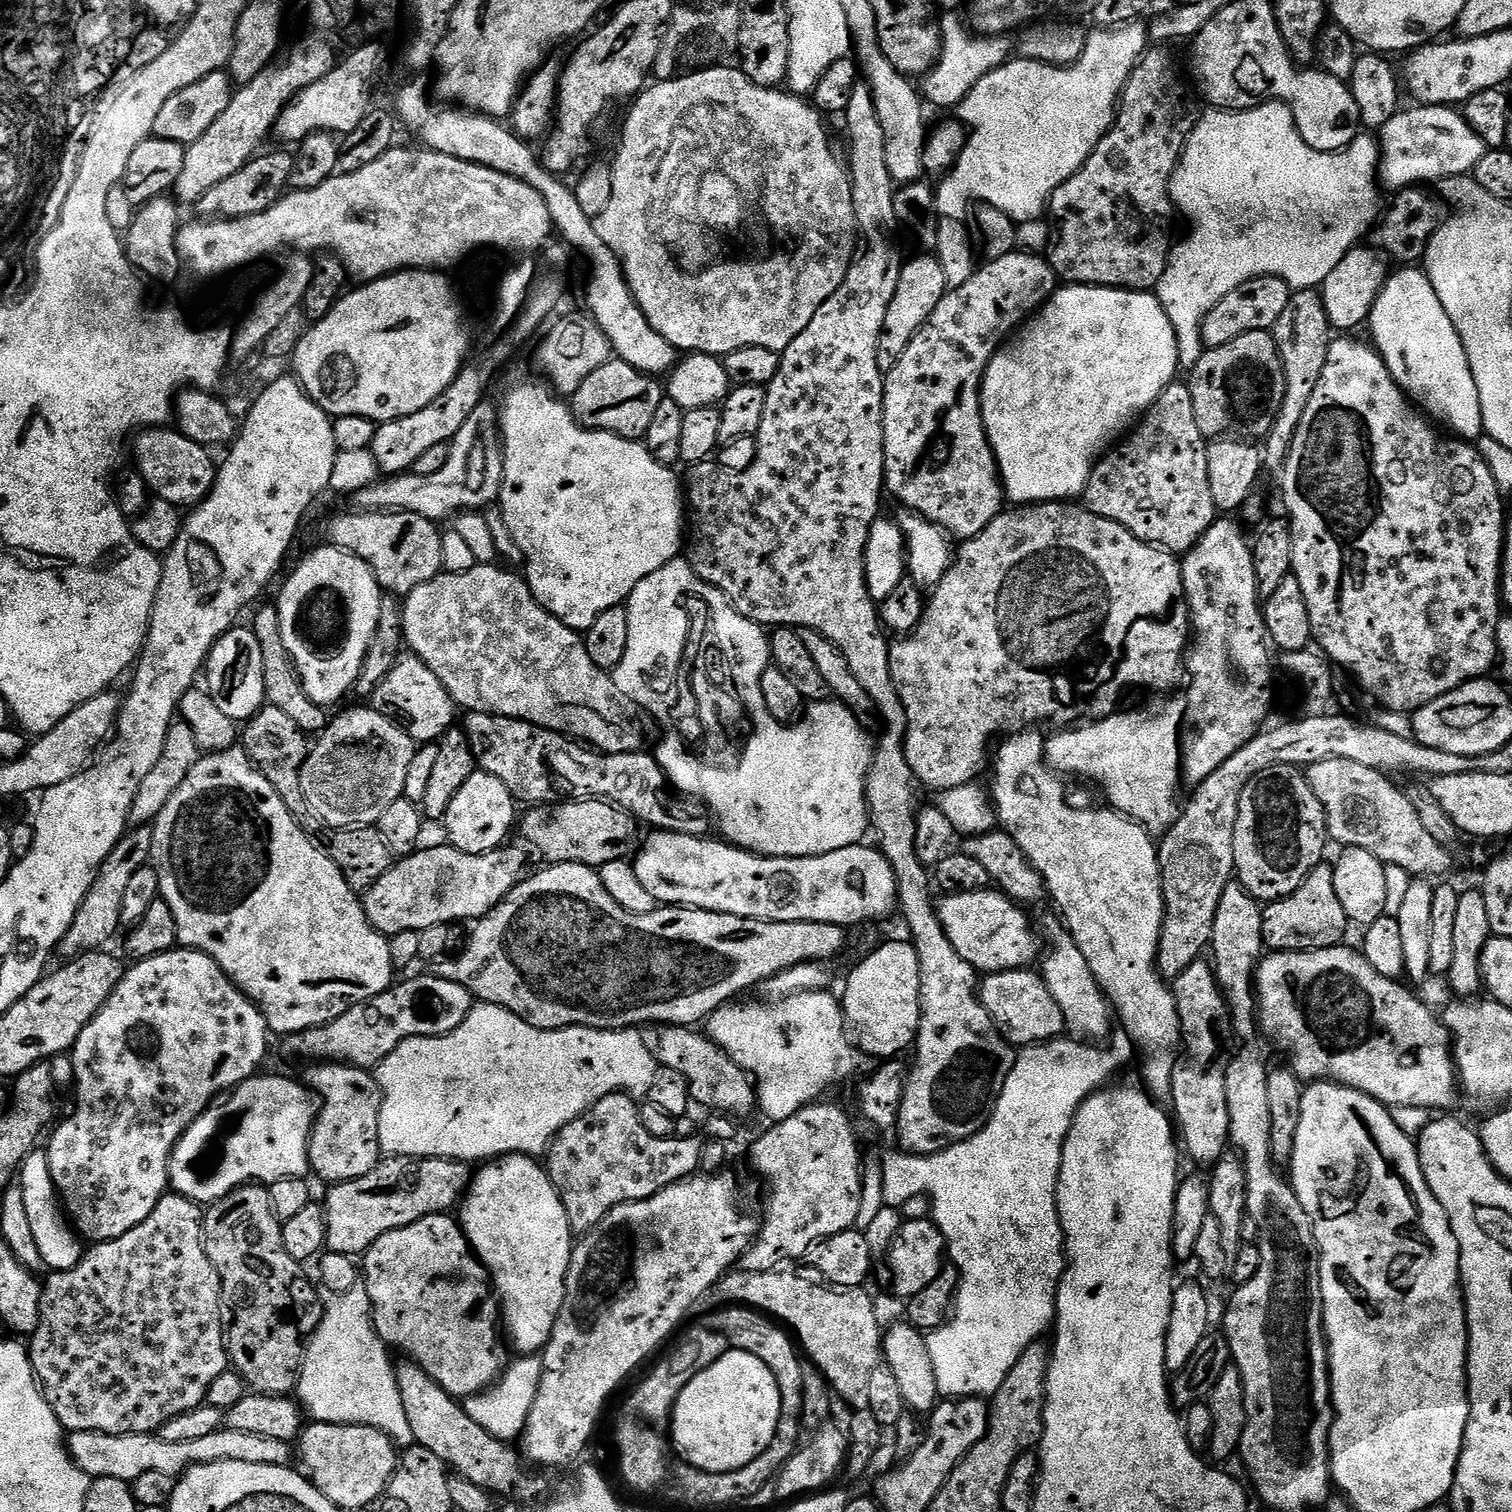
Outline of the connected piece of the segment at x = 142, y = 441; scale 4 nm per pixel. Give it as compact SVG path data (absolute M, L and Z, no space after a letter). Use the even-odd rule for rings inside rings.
M157 426L137 431L135 440L135 471L146 481L148 491L155 499L170 502L181 510L192 510L212 493L218 464L217 461L212 461L212 456L208 453L211 451L205 445L186 438L172 426Z

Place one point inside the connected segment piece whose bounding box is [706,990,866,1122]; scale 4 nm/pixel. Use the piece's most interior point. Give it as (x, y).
(800, 1044)

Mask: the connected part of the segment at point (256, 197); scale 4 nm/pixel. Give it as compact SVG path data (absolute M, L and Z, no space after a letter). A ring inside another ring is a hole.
M291 151L266 152L253 156L249 164L238 170L238 174L230 174L229 178L208 190L196 205L201 217L237 220L250 214L262 214L262 210L279 202L280 197L285 195L294 170L294 156Z

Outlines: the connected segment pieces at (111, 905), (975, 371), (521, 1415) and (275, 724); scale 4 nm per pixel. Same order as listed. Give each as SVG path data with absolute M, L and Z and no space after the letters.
M125 838L100 865L98 875L92 881L92 889L77 909L76 916L73 917L72 924L68 927L68 932L60 939L58 952L61 952L64 958L83 956L85 952L99 949L115 934L116 928L121 927L120 907L124 901L126 888L130 885L130 878L138 869L137 862L132 861L132 855L135 852L135 842L131 838Z
M1015 251L1010 254L1006 254L1006 258L998 258L997 260L987 261L983 266L985 268L977 267L973 271L972 276L968 279L965 284L957 284L951 290L949 290L950 285L946 282L946 274L942 274L942 266L936 261L935 255L932 254L916 254L916 257L912 261L905 263L900 269L900 277L898 278L898 290L894 290L894 298L890 298L890 306L886 310L886 322L884 323L884 330L880 334L880 351L885 357L888 356L900 356L892 364L892 369L887 369L884 378L884 482L886 485L887 495L893 496L900 504L905 504L907 511L909 513L921 516L923 520L929 520L930 523L936 524L939 528L943 528L945 533L949 537L955 538L957 536L957 541L963 542L974 538L978 534L982 534L982 530L986 530L986 526L990 526L990 522L994 517L999 516L1002 509L1006 504L1006 493L1003 484L1000 482L1000 467L996 464L996 456L992 453L992 447L988 441L988 435L984 429L984 419L982 418L982 410L980 409L980 385L984 382L984 371L988 369L988 364L992 360L992 355L1000 349L1000 345L1004 343L1005 340L1009 339L1019 329L1020 325L1028 319L1029 316L1033 315L1039 309L1040 305L1044 304L1050 297L1052 297L1053 292L1056 291L1058 287L1058 277L1056 271L1052 269L1051 264L1048 263L1047 259L1043 255L1033 254L1031 252Z
M524 1354L516 1359L520 1360L514 1361L509 1368L507 1365L499 1373L495 1383L478 1395L467 1397L462 1404L464 1412L475 1424L482 1426L486 1434L505 1442L519 1441L523 1437L526 1418L530 1418L530 1410L538 1394L542 1371L541 1361L535 1355Z
M271 706L261 708L242 728L242 747L247 752L249 761L272 783L272 787L289 806L301 799L300 768L310 751L309 745L304 745L304 740L305 733L294 726L294 722L286 714L282 714L282 710Z

